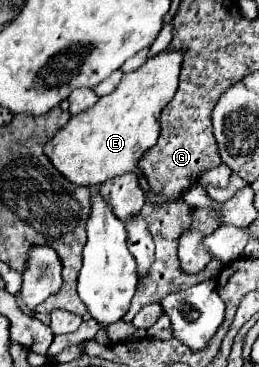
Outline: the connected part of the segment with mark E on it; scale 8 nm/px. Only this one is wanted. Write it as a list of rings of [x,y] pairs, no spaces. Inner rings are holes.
[[[167,47],[155,57],[149,57],[133,73],[125,73],[115,91],[99,97],[91,111],[71,117],[63,131],[59,131],[45,147],[51,163],[55,163],[55,167],[71,179],[71,183],[87,187],[101,185],[107,179],[129,171],[141,175],[137,169],[137,159],[157,143],[159,115],[177,91],[183,55],[183,49]]]

